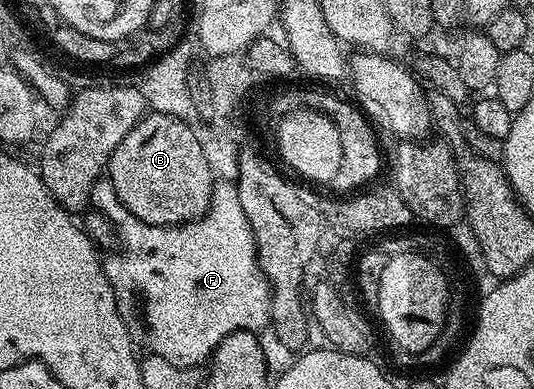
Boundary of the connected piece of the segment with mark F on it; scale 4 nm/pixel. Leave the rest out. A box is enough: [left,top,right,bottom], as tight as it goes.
[89,176,272,367]

